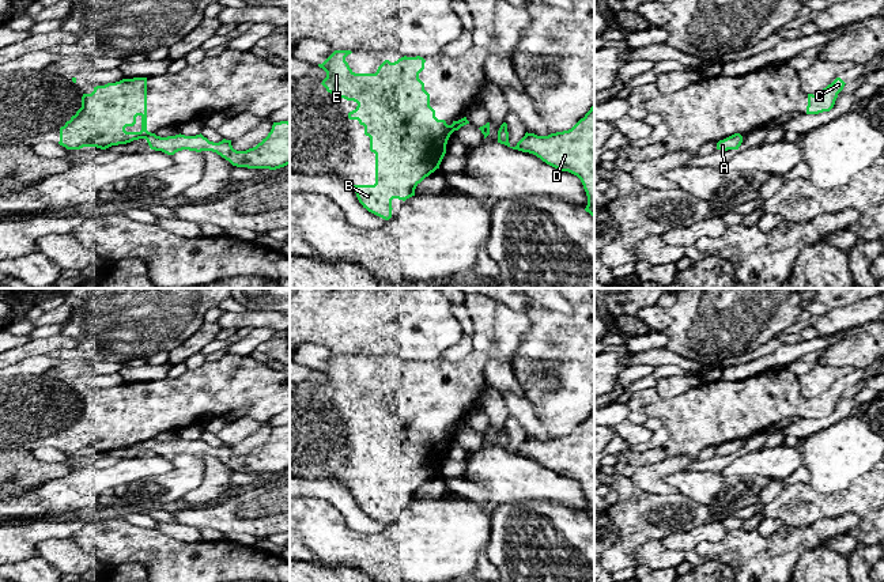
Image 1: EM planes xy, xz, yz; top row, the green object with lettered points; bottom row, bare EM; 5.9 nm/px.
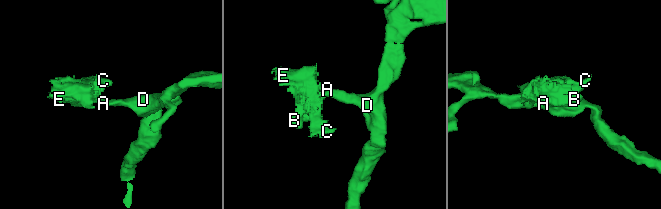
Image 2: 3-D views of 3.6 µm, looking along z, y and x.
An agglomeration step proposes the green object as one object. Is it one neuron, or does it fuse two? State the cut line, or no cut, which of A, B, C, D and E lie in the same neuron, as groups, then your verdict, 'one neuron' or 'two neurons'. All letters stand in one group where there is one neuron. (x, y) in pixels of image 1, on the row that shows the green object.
cut xy (154, 133), (146, 139); groups A D / B C E; two neurons

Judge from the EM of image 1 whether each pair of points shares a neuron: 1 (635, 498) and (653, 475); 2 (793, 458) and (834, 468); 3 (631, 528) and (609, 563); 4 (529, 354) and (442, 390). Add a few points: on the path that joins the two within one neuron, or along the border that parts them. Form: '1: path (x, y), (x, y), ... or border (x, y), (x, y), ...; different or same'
1: border (635, 484), (658, 495); different
2: border (798, 446), (804, 464); different
3: path (631, 536), (615, 555); same
4: border (528, 332), (516, 352), (512, 369); different

